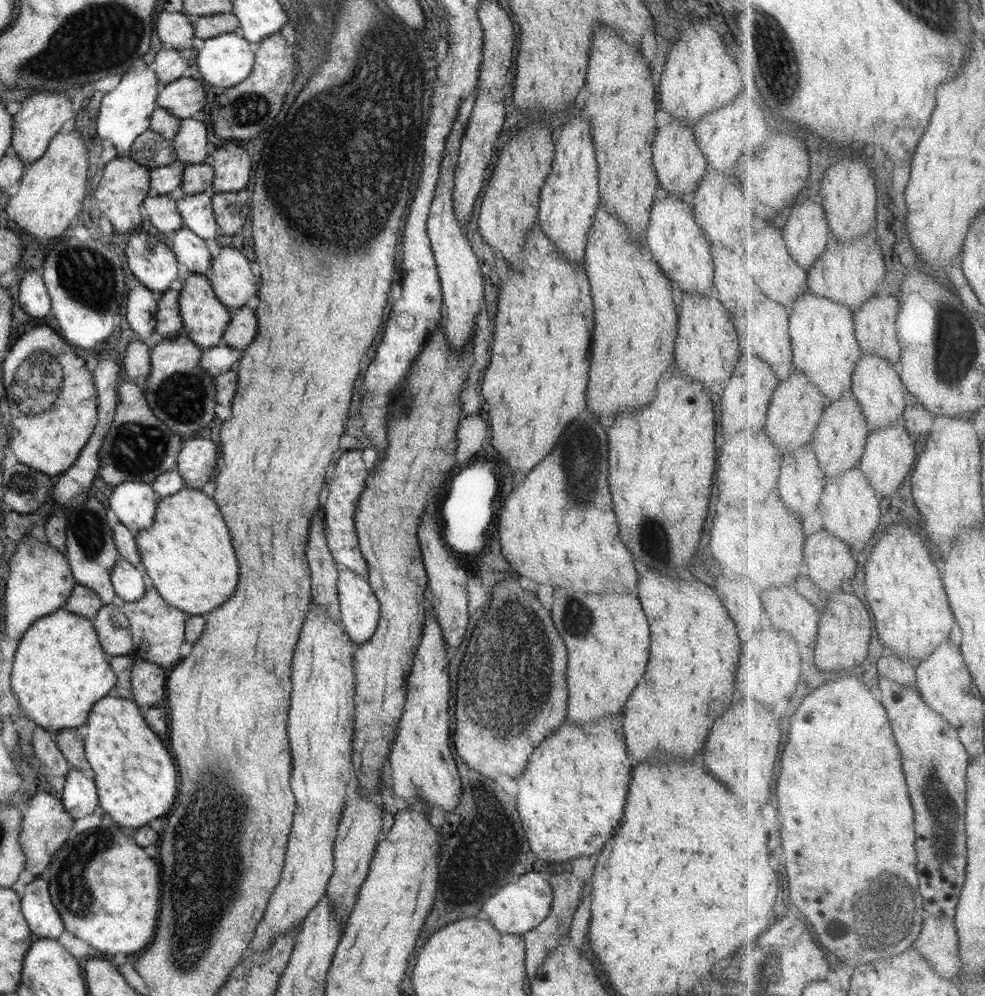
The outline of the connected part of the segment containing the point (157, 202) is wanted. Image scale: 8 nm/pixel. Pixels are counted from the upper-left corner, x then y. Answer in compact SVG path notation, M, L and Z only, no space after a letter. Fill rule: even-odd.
M150 193L142 206L148 211L148 220L165 235L171 235L184 226L177 208L178 194L156 195Z

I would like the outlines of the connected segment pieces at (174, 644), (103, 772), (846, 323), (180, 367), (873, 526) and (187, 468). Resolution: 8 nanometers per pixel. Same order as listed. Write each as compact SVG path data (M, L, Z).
M155 589L146 591L144 596L136 602L122 604L124 614L129 620L132 632L133 647L129 654L134 659L153 662L163 669L166 666L176 665L180 657L180 645L185 640L185 622L188 614L170 606Z
M106 695L94 703L84 726L78 728L80 734L84 732L86 761L96 772L100 806L118 826L146 826L152 818L164 816L176 802L178 772L174 758L148 726L158 736L168 732L166 714L159 706L143 709L132 700Z
M812 289L794 305L791 334L795 346L795 372L804 371L829 398L829 405L852 394L856 367L863 360L863 346L858 339L852 307L830 298L821 298Z
M178 335L162 340L150 351L151 371L141 387L152 413L178 434L190 434L209 426L215 417L215 377L200 366L203 349L191 339Z
M861 465L842 473L838 478L832 478L832 482L828 484L828 490L824 492L823 500L822 510L824 510L828 531L850 542L852 550L854 548L864 550L872 542L878 526L882 525L884 502L878 498L878 490L872 485L871 478L864 473Z
M210 438L188 440L177 457L177 470L184 478L185 486L201 490L214 472L218 460L218 446Z

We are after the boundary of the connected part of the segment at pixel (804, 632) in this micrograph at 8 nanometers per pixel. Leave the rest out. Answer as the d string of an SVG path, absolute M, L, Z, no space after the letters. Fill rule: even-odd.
M794 586L766 590L764 602L774 624L790 630L800 642L812 646L814 640L820 636L822 614ZM782 598L786 598L786 604L782 604Z

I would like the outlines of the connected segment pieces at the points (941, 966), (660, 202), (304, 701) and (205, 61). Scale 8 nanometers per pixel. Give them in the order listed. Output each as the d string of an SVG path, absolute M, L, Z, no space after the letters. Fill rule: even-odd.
M927 916L923 936L915 947L934 963L936 971L947 979L956 980L962 972L962 937L955 917Z
M668 193L660 194L652 203L644 247L668 279L680 285L684 293L708 296L714 291L714 271L711 249L704 237L704 229L696 222L690 207L691 199Z
M318 510L315 511L314 516L311 518L310 526L309 526L309 535L307 538L307 545L304 550L309 570L311 572L311 595L313 596L313 602L310 602L310 610L308 610L308 616L304 618L304 624L302 624L302 630L299 634L299 639L294 650L293 658L292 658L292 666L291 666L291 676L292 679L292 692L290 692L290 708L288 708L288 726L287 728L287 735L289 740L289 746L291 749L291 760L292 760L292 771L291 771L291 778L290 784L292 792L294 793L296 799L296 811L294 814L294 820L292 822L292 830L289 834L288 844L286 846L286 858L285 863L281 872L281 880L280 883L276 886L276 889L273 891L272 896L268 900L268 904L265 908L265 913L263 917L260 919L258 926L255 930L255 935L252 937L252 941L248 943L248 950L245 952L244 956L242 956L241 960L246 958L246 955L251 954L258 954L258 952L264 952L264 950L268 950L270 946L272 946L272 942L274 942L274 938L276 938L276 933L280 932L288 932L288 930L292 930L294 926L298 926L298 924L302 924L304 922L305 916L314 908L320 899L324 897L330 877L334 872L334 842L336 840L336 834L338 832L338 824L343 816L343 811L345 810L346 806L346 796L349 793L349 786L350 783L354 779L354 772L356 771L355 766L351 762L351 753L353 752L352 740L353 740L353 726L354 726L354 694L355 694L355 674L352 670L353 666L351 662L353 662L353 651L356 650L357 644L355 644L350 636L346 634L340 624L340 603L338 603L338 589L336 586L338 584L338 574L340 566L335 561L335 558L331 556L330 549L327 545L327 540L324 534L324 527L325 522L324 518L320 517L320 512Z
M228 33L204 41L196 64L202 78L214 86L228 88L246 80L255 63L255 53L241 35Z

